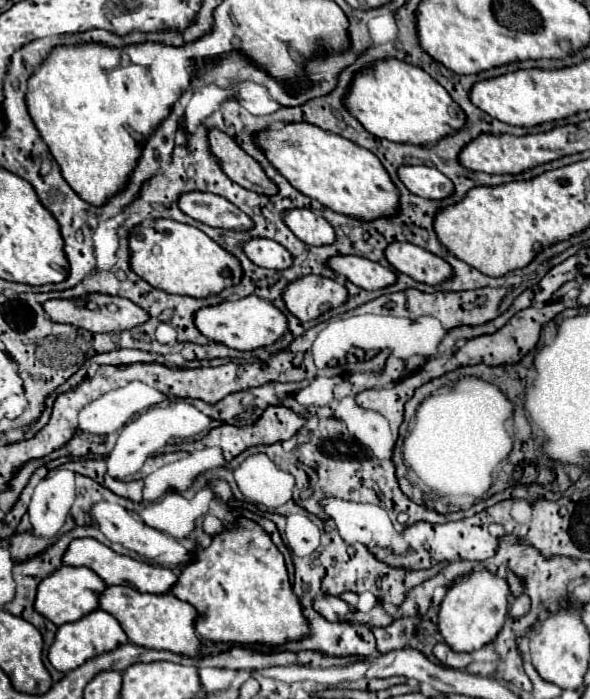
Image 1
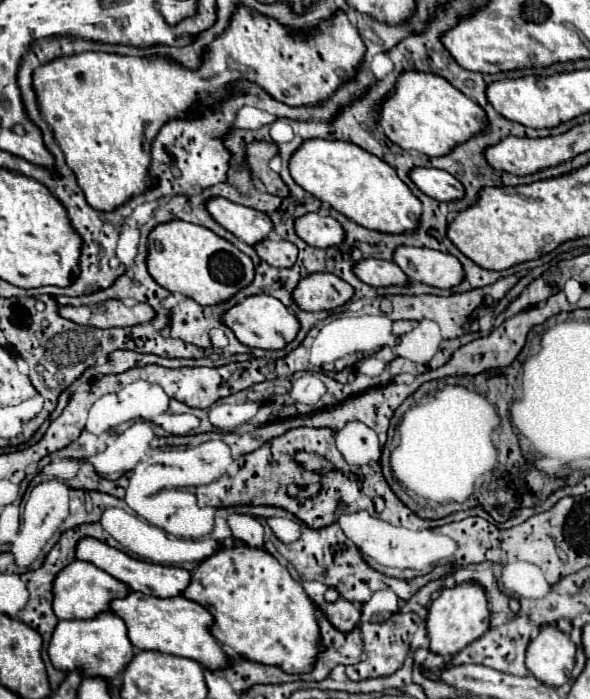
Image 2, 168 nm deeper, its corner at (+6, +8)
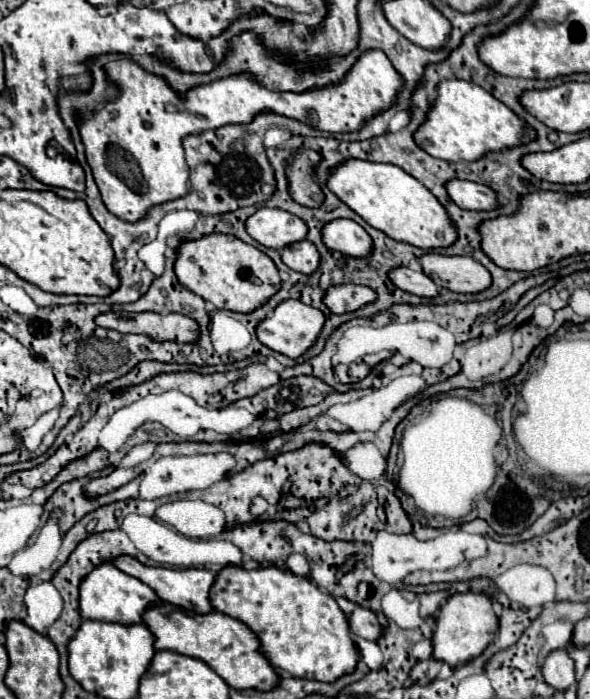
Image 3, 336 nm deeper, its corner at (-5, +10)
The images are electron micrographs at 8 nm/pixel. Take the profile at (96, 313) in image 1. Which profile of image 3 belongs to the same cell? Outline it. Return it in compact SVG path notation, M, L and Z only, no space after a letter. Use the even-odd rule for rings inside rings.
M113 312L109 314L101 314L95 320L99 326L103 328L111 328L117 330L121 334L145 334L151 336L151 340L159 340L159 342L179 342L179 344L191 344L195 340L199 340L199 326L195 320L191 320L189 316L183 314L157 314L157 312L141 312L141 314L129 314L129 318L125 316L117 316Z

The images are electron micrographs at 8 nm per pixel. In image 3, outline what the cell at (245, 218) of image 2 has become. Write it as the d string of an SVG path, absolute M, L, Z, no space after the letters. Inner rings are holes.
M259 208L247 220L247 232L259 244L281 250L289 244L305 240L307 224L291 212L279 208Z

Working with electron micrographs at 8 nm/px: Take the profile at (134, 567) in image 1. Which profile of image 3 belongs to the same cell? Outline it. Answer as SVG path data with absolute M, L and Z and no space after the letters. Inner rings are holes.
M119 556L117 560L113 560L113 564L119 570L123 570L123 572L139 578L147 586L151 586L163 602L169 602L173 606L179 606L179 608L183 608L187 612L199 612L199 614L213 612L211 602L209 602L209 590L211 590L211 584L215 582L215 572L211 572L211 570L205 570L205 568L185 568L185 570L177 570L177 568L143 566L141 562L137 562L131 556Z

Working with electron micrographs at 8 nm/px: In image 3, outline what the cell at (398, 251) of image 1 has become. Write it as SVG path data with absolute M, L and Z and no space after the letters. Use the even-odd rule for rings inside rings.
M429 252L421 258L421 264L423 272L439 288L475 294L491 286L489 270L469 256L443 256Z

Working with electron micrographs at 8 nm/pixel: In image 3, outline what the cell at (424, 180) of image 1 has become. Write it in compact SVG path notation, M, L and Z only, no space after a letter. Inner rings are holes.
M449 180L447 192L451 200L463 210L495 210L499 208L499 198L493 188L485 184L467 180Z

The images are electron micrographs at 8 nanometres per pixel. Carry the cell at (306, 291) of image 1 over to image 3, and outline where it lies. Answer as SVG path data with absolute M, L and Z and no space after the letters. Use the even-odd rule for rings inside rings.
M343 284L343 286L333 286L325 292L323 302L329 306L333 314L347 314L363 308L369 302L375 302L375 292L367 286L357 286L357 284Z

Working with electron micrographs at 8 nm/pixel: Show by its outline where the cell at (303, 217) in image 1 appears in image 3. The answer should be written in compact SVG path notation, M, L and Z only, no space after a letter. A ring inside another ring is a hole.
M333 220L323 228L323 242L327 248L353 258L365 258L371 254L371 236L353 220Z

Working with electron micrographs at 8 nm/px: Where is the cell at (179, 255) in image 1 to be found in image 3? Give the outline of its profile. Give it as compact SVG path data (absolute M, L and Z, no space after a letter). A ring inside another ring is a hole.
M211 234L201 240L183 242L175 262L175 274L185 288L199 294L205 302L219 310L241 314L251 314L261 308L281 288L275 262L259 248L229 234Z

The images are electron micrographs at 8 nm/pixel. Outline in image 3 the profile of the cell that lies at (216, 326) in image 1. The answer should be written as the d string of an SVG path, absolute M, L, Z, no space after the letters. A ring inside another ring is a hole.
M285 300L281 302L273 316L265 318L259 326L257 326L257 338L259 342L263 342L267 348L279 352L279 354L285 354L293 360L297 360L301 354L305 354L317 340L321 328L325 324L325 314L317 308L311 308L299 300Z

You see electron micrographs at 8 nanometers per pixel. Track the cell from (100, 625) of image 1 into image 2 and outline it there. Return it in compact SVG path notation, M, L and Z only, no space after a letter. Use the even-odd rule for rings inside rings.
M106 610L90 620L60 620L52 634L48 656L54 668L62 672L80 668L84 676L104 676L106 680L112 680L120 670L124 670L134 654L124 622L114 612Z

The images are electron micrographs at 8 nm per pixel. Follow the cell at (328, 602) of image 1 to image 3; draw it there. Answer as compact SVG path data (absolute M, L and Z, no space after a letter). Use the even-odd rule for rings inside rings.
M355 606L353 614L349 618L349 626L355 636L361 636L365 640L377 640L383 632L383 626L379 624L377 614L367 608L361 608L361 606Z

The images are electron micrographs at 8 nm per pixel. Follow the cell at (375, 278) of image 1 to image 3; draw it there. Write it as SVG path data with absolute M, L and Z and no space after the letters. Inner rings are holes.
M395 268L395 270L391 270L389 276L397 288L411 292L415 296L435 298L439 294L437 284L429 276L425 276L423 272L415 272L411 268Z

